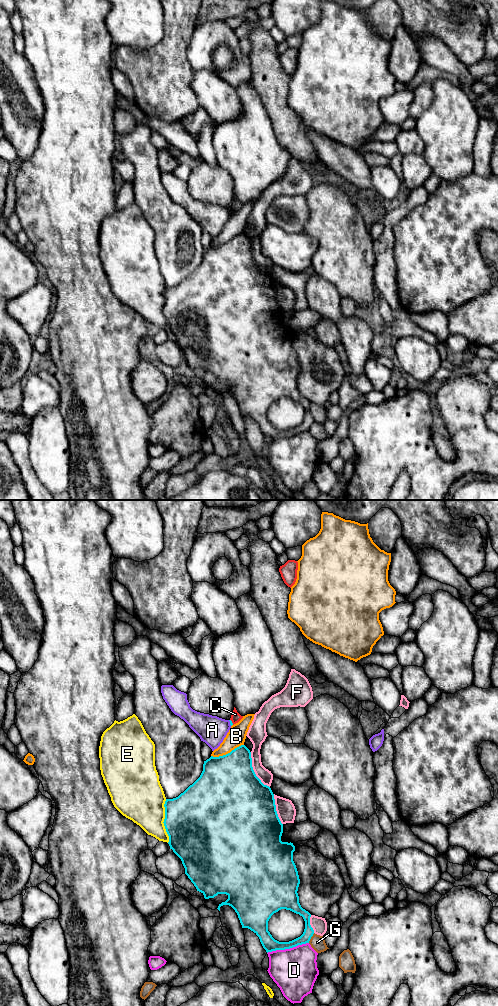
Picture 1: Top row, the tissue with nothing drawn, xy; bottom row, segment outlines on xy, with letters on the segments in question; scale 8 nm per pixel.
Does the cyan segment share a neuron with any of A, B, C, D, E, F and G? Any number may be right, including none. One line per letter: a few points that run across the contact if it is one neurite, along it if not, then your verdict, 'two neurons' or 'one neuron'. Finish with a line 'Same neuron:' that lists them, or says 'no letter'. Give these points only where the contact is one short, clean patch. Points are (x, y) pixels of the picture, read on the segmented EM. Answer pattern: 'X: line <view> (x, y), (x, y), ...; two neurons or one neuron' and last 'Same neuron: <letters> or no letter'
A: two neurons
B: two neurons
C: line xy (230, 719), (233, 724); two neurons
D: two neurons
E: two neurons
F: two neurons
G: two neurons
Same neuron: no letter

